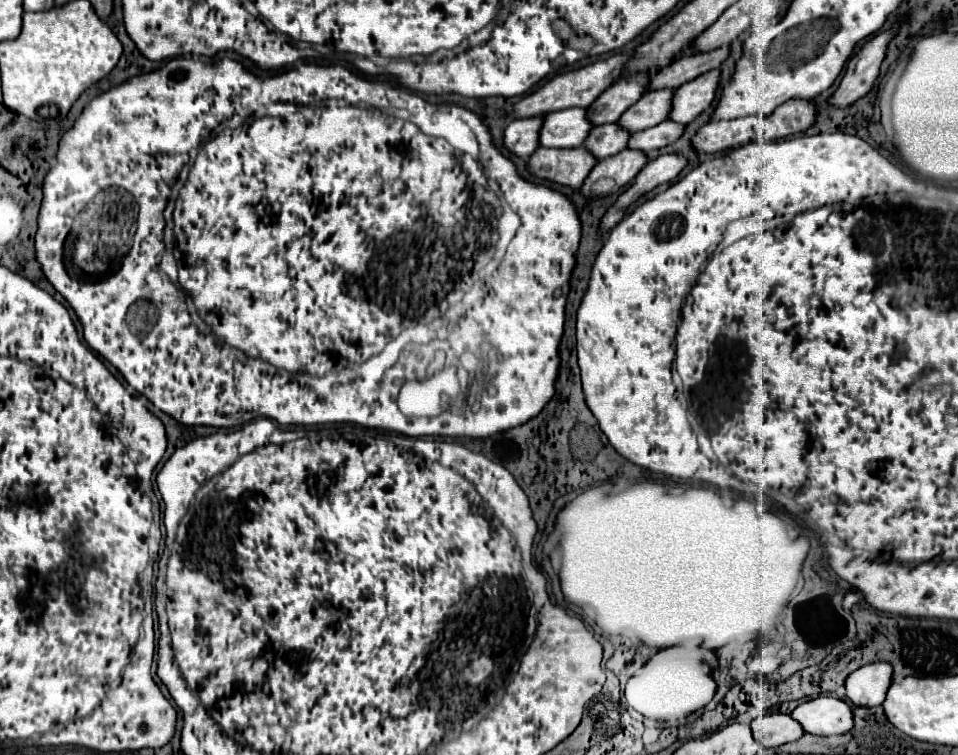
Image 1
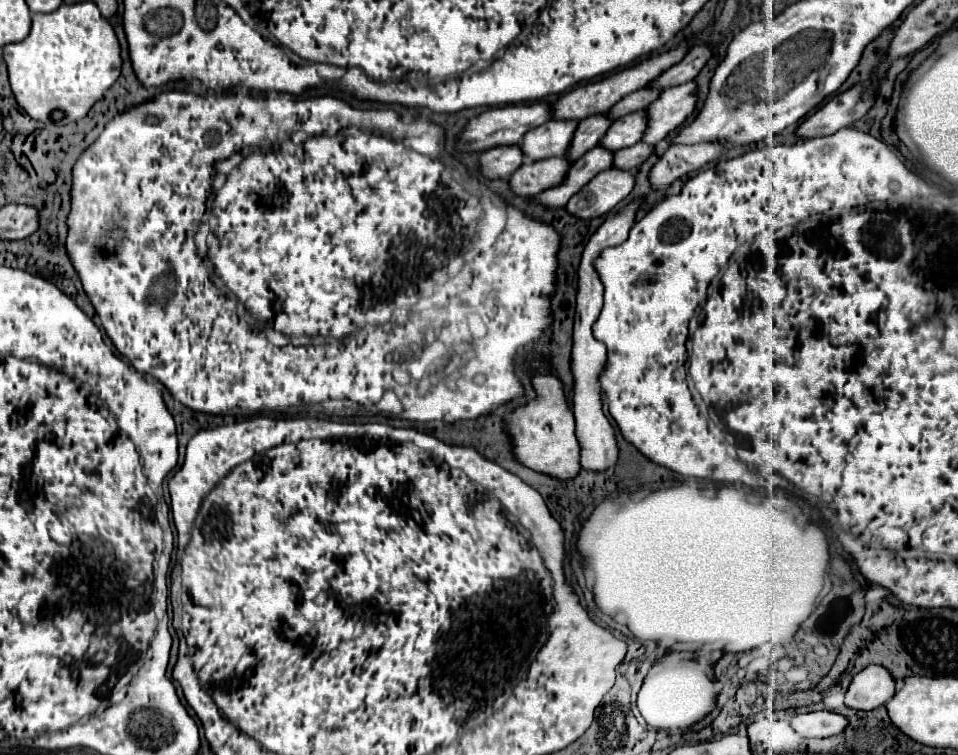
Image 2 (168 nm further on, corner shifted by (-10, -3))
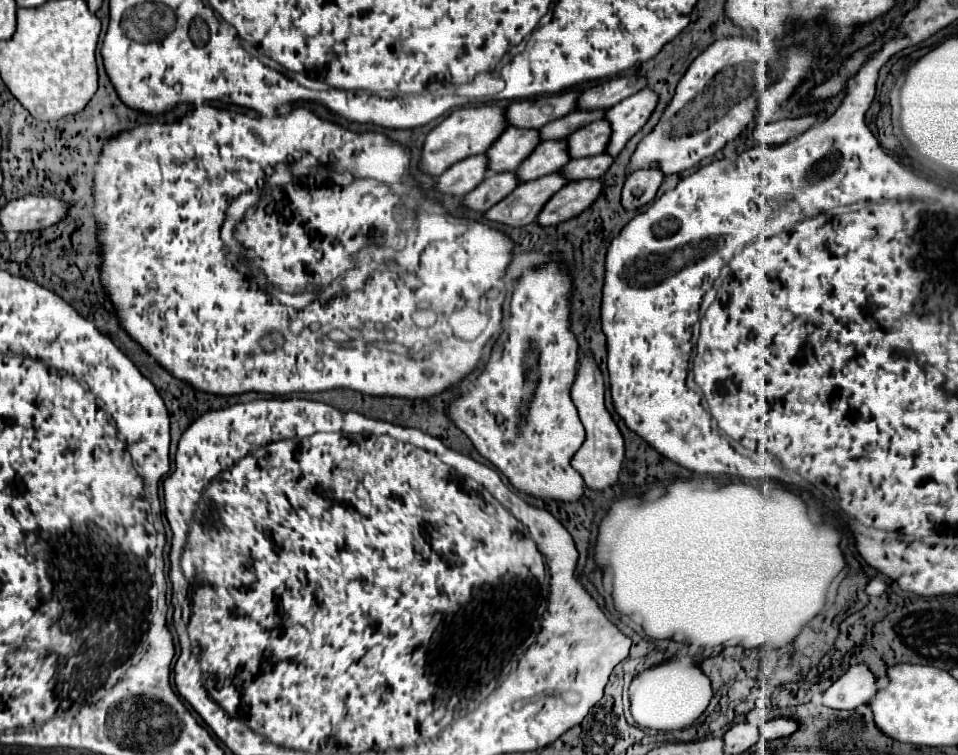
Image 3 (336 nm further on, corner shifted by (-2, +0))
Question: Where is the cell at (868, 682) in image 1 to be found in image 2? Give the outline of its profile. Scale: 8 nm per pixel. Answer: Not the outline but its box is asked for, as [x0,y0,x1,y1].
[846,666,894,710]

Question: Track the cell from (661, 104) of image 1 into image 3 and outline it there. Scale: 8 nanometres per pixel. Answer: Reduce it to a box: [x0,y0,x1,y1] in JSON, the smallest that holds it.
[566,121,610,159]

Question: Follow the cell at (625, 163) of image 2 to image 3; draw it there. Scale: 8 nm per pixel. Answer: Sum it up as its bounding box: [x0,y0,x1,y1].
[558,153,612,181]

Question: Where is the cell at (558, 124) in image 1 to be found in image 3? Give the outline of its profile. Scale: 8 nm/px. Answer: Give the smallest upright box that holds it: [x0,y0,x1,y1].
[484,129,540,173]

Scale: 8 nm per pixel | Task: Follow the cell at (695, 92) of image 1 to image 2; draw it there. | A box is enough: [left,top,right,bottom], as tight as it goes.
[644,80,698,144]

